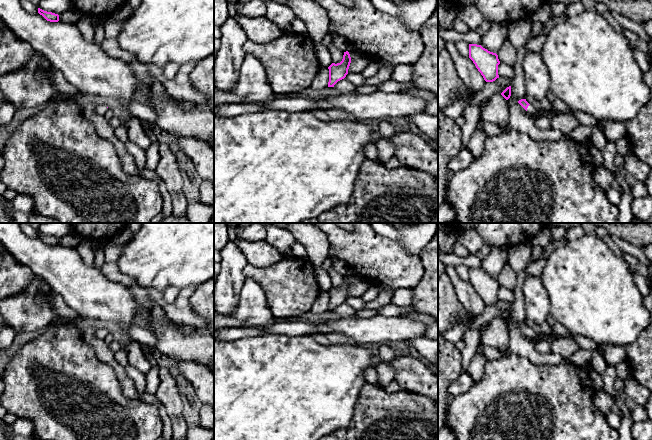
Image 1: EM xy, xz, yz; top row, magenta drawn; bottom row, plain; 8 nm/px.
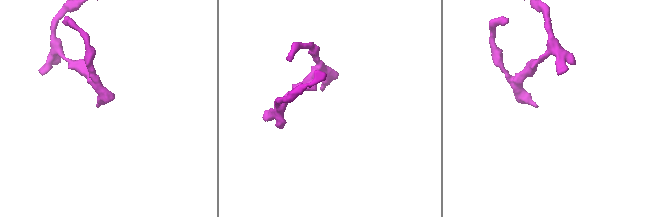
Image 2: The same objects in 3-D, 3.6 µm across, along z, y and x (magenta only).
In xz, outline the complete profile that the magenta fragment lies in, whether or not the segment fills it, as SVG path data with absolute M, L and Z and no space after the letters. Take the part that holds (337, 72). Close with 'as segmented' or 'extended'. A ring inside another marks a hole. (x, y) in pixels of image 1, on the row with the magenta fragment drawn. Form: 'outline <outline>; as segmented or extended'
outline M348 51L344 52L343 59L340 63L332 63L329 69L329 82L328 87L334 87L334 85L344 79L348 74L348 69L351 63L351 57Z; as segmented

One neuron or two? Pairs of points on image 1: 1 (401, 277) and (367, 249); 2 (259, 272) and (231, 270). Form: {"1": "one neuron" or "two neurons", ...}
{"1": "one neuron", "2": "two neurons"}

